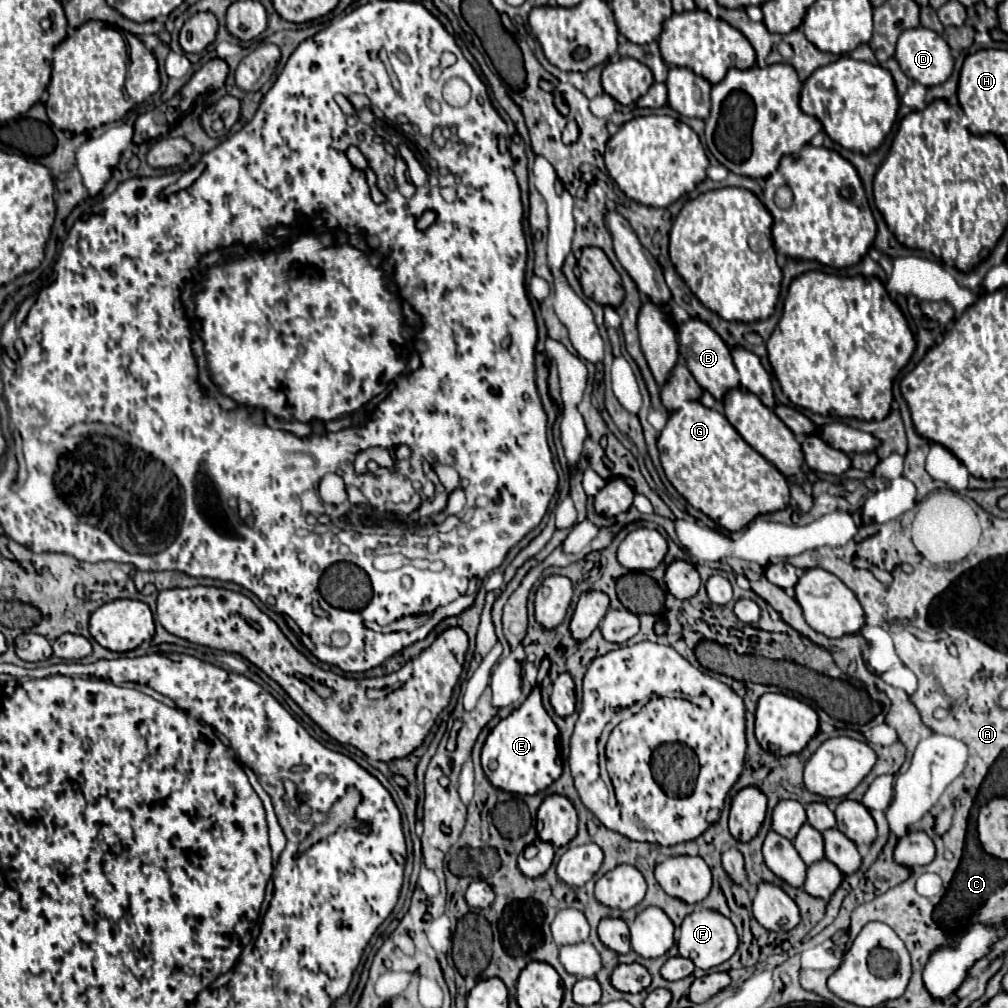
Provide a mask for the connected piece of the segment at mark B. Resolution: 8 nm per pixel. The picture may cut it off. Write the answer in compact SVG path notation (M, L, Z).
M690 318L688 322L682 322L678 326L678 340L680 340L680 354L684 354L684 358L688 360L688 370L692 372L696 382L704 390L708 390L718 402L722 402L730 390L740 388L740 378L732 362L730 348L706 322L702 322L700 318Z

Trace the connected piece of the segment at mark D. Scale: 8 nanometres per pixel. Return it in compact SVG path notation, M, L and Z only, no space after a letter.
M918 26L918 28L910 28L910 30L904 30L898 38L898 44L896 44L896 54L894 58L898 60L902 72L910 78L910 80L916 80L920 82L922 86L930 88L930 86L938 86L942 82L946 82L952 74L952 68L954 68L954 60L952 60L952 54L950 54L950 46L946 44L946 40L942 36L938 36L936 32L924 28L924 26Z

